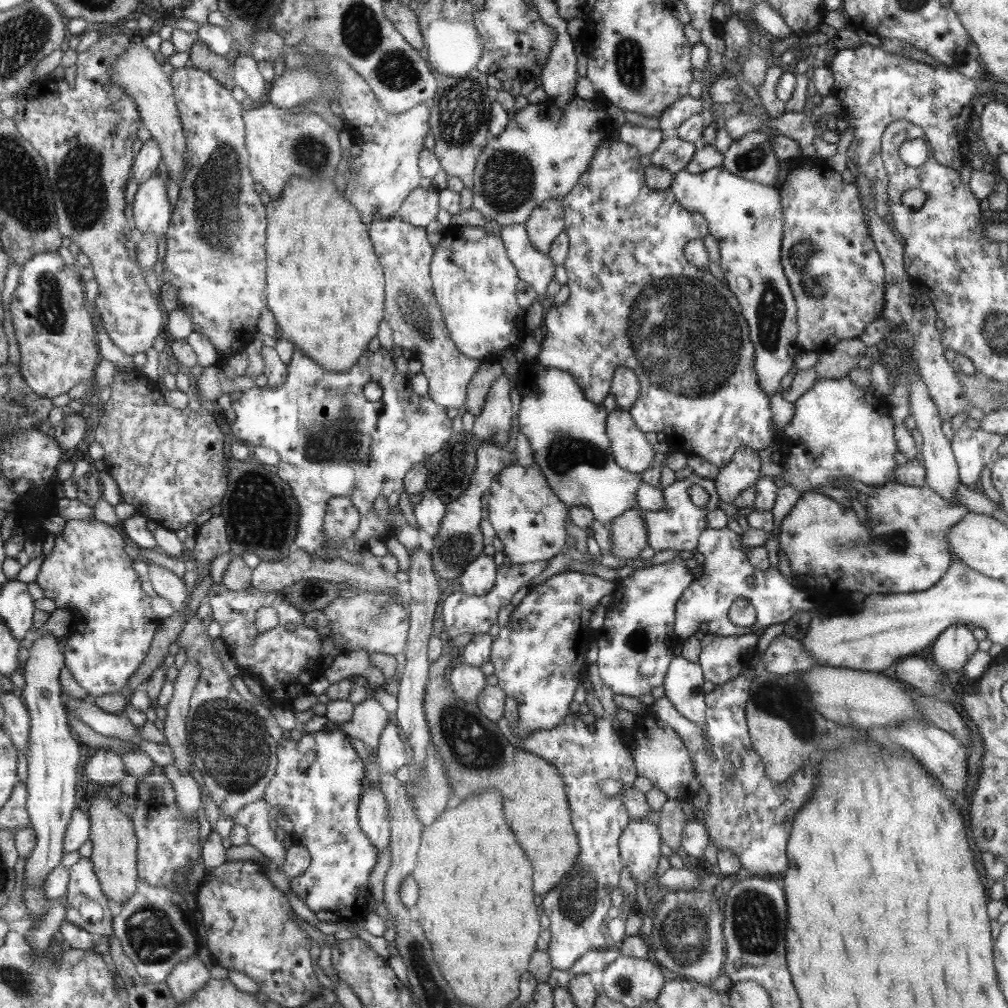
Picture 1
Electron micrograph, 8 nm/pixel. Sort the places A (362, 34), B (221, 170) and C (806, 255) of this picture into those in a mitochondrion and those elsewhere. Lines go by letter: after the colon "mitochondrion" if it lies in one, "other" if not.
A: mitochondrion
B: mitochondrion
C: mitochondrion

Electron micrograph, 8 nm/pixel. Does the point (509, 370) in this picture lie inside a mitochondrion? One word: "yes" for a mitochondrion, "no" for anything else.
no

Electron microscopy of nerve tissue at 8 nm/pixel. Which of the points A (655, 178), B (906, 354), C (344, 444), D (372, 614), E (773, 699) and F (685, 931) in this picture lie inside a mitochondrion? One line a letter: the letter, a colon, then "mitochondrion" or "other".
A: other
B: other
C: mitochondrion
D: mitochondrion
E: mitochondrion
F: mitochondrion

